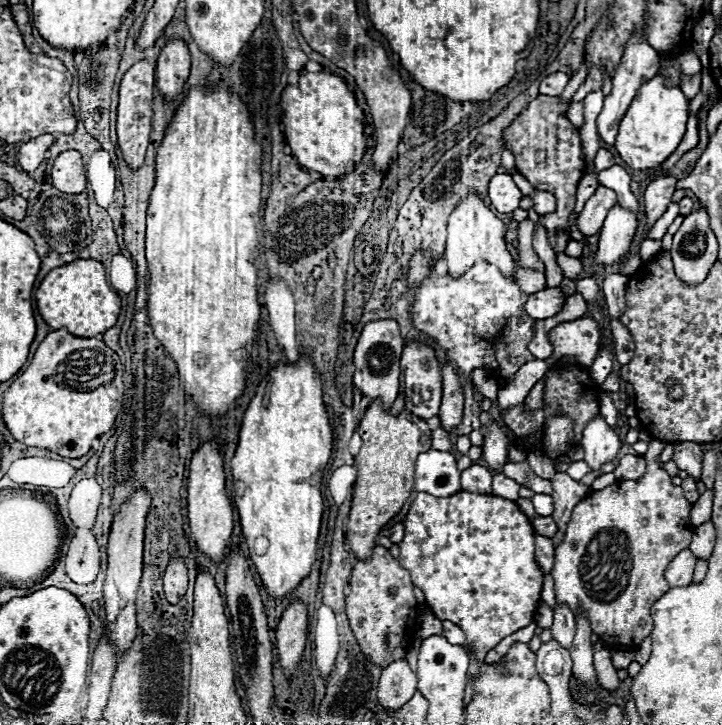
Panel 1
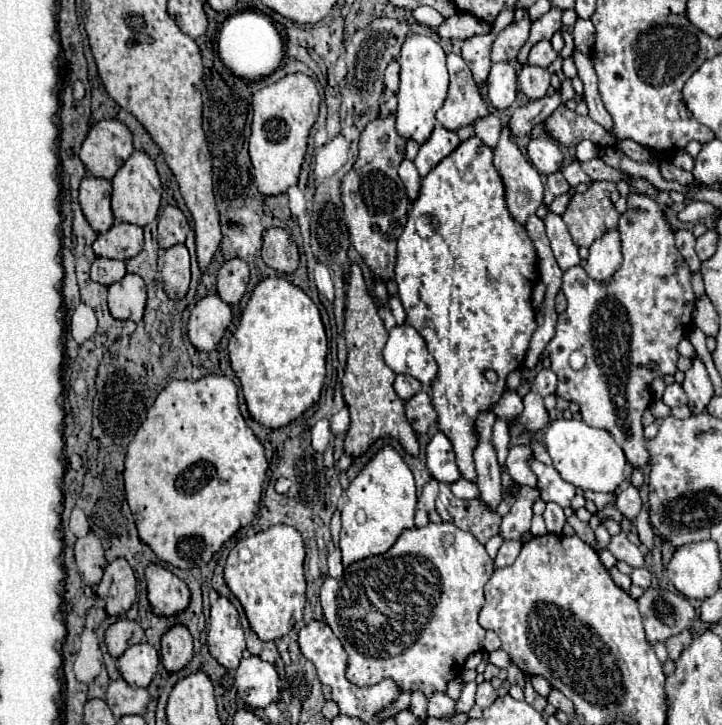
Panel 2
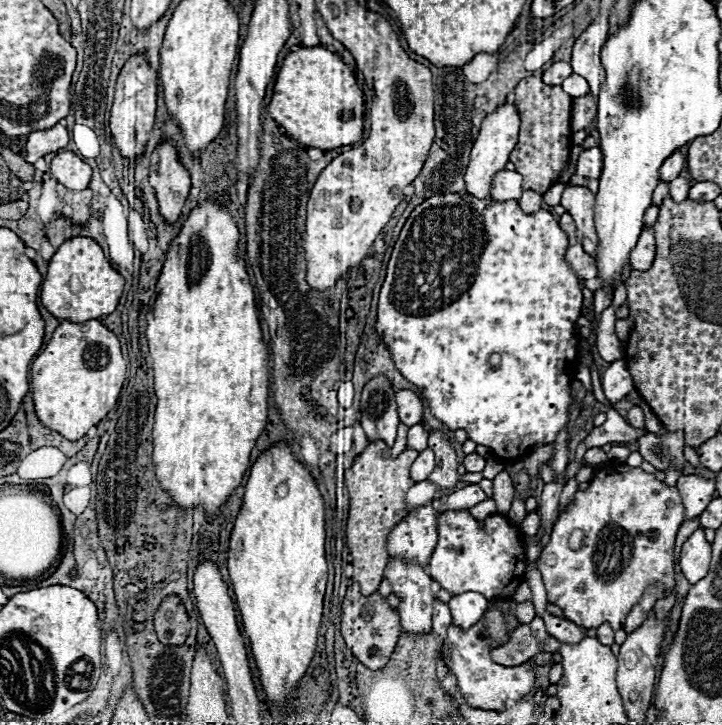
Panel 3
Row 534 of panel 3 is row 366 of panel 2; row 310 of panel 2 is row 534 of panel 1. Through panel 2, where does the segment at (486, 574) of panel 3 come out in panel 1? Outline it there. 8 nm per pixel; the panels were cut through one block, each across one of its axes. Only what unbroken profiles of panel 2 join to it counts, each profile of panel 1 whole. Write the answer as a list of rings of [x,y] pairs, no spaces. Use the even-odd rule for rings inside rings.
[[[418,492],[410,512],[406,514],[404,526],[406,534],[400,542],[398,556],[400,564],[410,572],[412,582],[424,592],[434,616],[440,620],[450,620],[466,630],[464,648],[480,662],[484,662],[484,656],[500,640],[534,620],[544,574],[534,556],[534,528],[516,502],[494,498],[494,494],[458,492],[446,498],[438,498],[426,492]]]

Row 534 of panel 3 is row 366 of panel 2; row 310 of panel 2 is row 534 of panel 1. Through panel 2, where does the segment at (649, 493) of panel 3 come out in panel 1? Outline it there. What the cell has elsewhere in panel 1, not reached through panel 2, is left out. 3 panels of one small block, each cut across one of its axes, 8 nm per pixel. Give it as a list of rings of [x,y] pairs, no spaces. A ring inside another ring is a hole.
[[[652,440],[652,442],[650,442],[650,448],[648,448],[648,451],[643,456],[648,466],[646,468],[646,474],[644,474],[642,478],[638,478],[638,480],[620,480],[618,484],[606,486],[604,490],[592,490],[578,506],[574,506],[572,519],[568,522],[568,526],[566,526],[566,532],[564,532],[562,542],[560,542],[558,548],[556,548],[554,568],[552,568],[552,572],[550,572],[552,578],[554,578],[556,600],[558,600],[560,604],[570,606],[570,610],[572,610],[574,614],[586,612],[588,622],[590,622],[590,628],[592,628],[594,634],[604,636],[604,638],[608,638],[608,636],[620,636],[620,644],[624,644],[624,646],[628,646],[628,644],[638,646],[646,636],[650,636],[650,632],[652,632],[652,628],[654,628],[654,626],[652,626],[652,618],[650,618],[650,608],[652,608],[652,604],[654,604],[658,598],[662,598],[662,594],[666,594],[666,590],[670,590],[668,582],[664,580],[664,570],[666,570],[670,558],[674,558],[678,552],[682,552],[684,548],[690,546],[690,538],[692,538],[692,532],[694,532],[694,526],[690,524],[690,508],[692,508],[692,504],[686,502],[686,498],[684,498],[684,494],[682,494],[682,488],[680,488],[680,486],[674,486],[672,480],[670,480],[670,476],[668,476],[668,474],[660,468],[660,464],[656,462],[657,457],[662,450],[664,450],[664,446],[666,446],[666,444],[664,444],[664,442],[658,442],[658,440]]]

